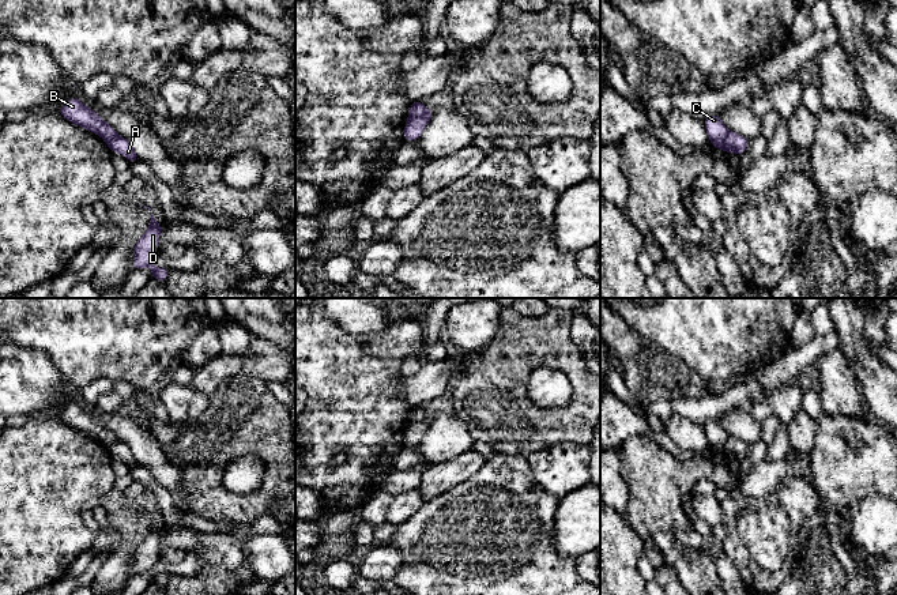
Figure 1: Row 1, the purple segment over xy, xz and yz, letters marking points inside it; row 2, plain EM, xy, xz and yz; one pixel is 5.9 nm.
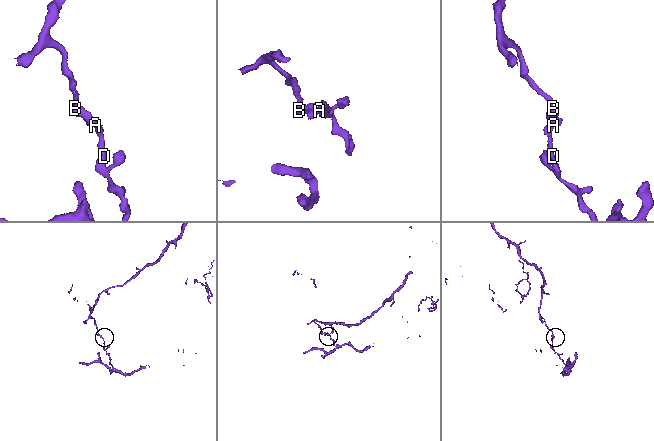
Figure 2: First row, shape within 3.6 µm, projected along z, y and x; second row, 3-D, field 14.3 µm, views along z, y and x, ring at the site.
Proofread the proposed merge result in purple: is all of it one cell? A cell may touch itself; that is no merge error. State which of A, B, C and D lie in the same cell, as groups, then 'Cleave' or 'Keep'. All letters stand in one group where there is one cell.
Groups: A D / B C. Cleave

